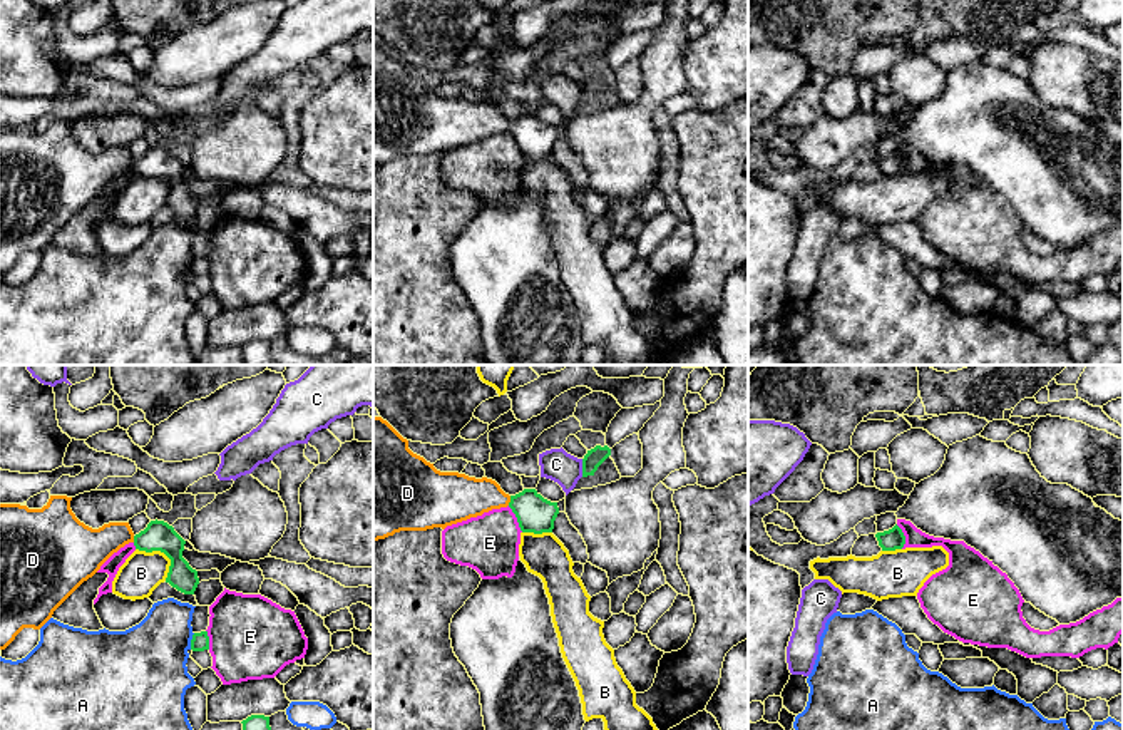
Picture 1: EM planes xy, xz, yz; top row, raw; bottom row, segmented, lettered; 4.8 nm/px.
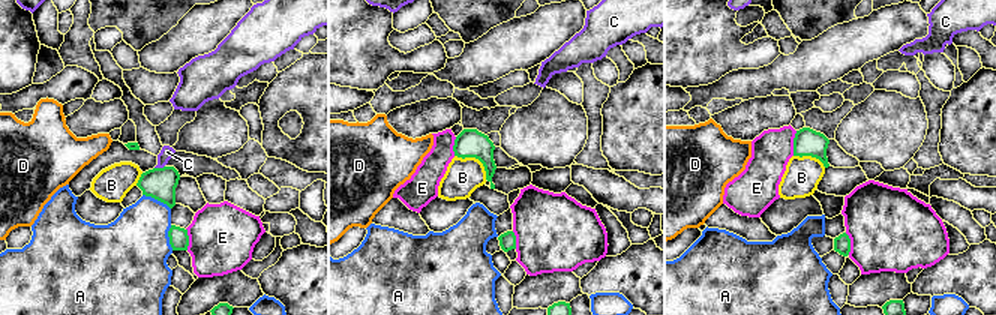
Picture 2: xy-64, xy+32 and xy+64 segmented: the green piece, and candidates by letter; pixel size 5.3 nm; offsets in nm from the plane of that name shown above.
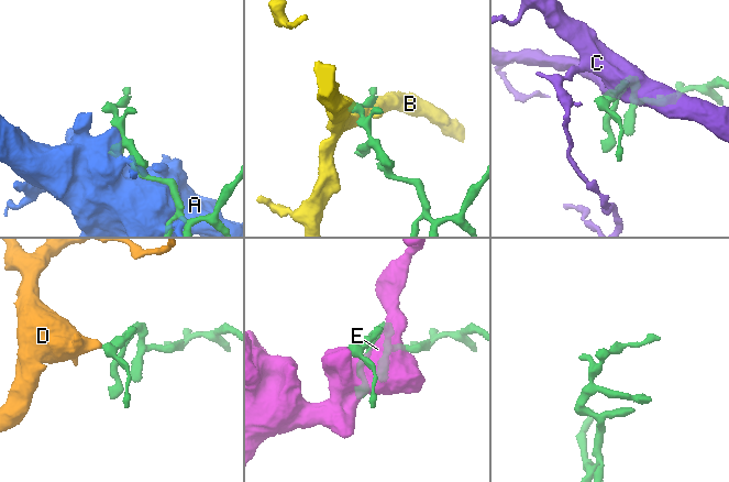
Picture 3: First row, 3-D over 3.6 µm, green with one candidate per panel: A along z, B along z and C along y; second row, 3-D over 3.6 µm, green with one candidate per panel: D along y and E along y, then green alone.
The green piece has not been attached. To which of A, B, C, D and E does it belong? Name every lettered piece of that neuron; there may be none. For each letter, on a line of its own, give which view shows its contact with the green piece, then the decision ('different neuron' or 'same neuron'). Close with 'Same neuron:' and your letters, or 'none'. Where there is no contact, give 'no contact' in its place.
A: xy | different neuron
B: xy | different neuron
C: xz | different neuron
D: xz | same neuron
E: xz | different neuron
Same neuron: D

